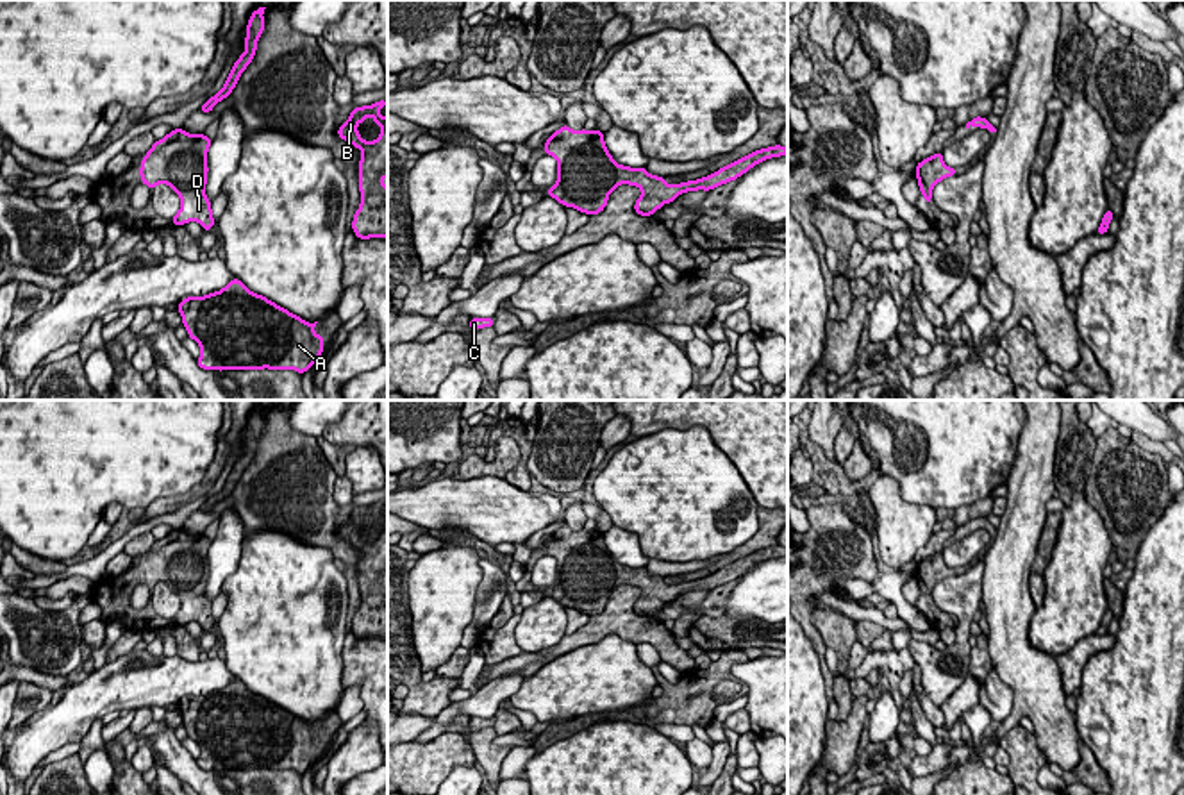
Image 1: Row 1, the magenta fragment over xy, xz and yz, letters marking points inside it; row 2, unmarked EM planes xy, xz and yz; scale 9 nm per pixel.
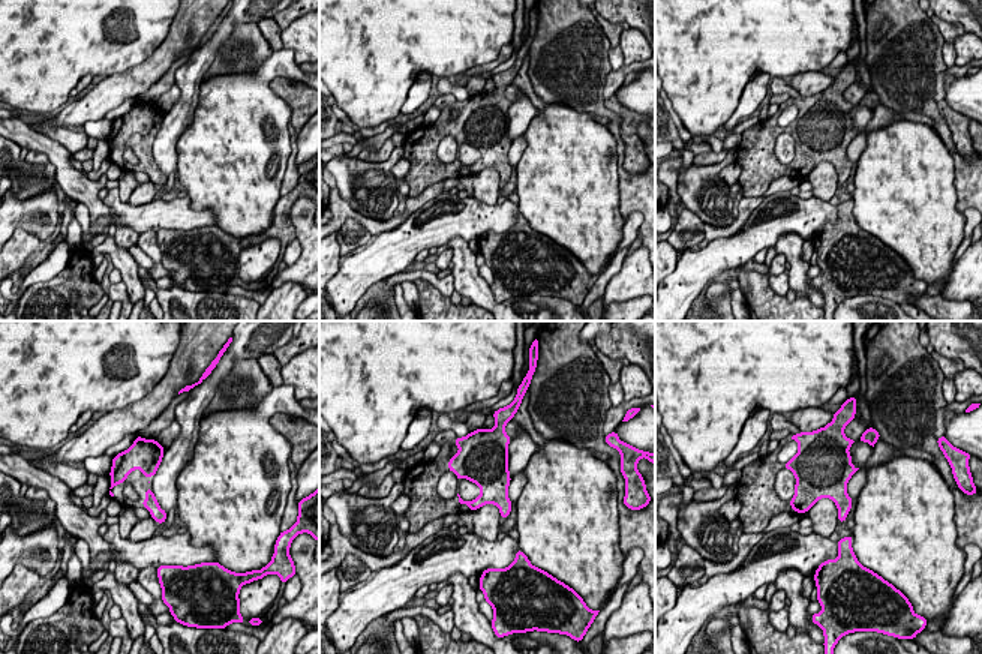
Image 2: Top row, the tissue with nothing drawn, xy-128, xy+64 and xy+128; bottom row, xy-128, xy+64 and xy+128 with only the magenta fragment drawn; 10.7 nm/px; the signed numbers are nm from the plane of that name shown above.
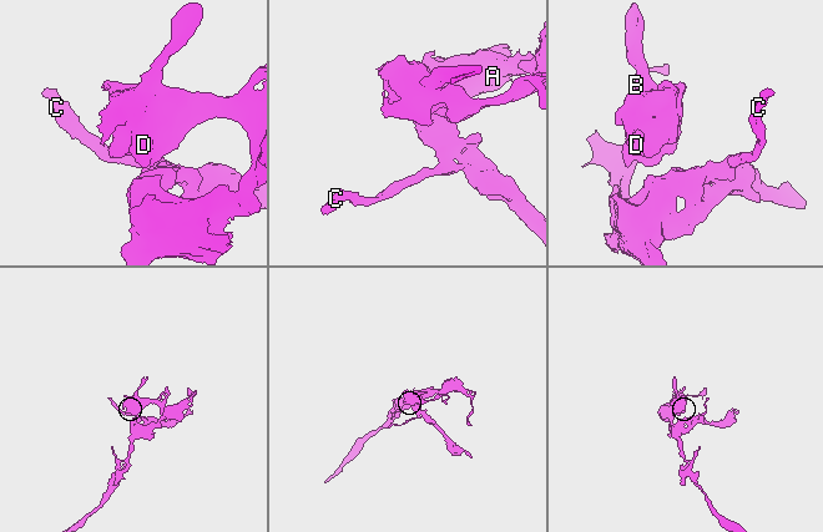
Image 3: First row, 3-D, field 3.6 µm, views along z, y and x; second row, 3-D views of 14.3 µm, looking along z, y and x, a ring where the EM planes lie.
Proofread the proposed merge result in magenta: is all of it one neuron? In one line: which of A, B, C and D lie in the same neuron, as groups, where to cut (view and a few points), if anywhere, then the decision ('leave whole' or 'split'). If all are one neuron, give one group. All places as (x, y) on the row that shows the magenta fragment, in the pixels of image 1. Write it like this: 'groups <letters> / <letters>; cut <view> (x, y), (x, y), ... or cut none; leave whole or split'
groups A B C D; cut none; leave whole

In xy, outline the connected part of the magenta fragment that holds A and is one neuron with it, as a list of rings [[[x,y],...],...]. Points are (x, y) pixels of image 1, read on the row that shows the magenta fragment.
[[[232,279],[220,291],[204,297],[186,297],[177,311],[188,336],[200,347],[196,364],[202,370],[295,370],[305,373],[323,354],[323,334],[316,334],[318,322],[309,323],[263,295],[250,291],[239,279]]]

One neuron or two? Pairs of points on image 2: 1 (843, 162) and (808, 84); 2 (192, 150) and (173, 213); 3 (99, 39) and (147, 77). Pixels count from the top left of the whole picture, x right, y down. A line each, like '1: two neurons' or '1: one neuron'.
1: two neurons
2: two neurons
3: two neurons

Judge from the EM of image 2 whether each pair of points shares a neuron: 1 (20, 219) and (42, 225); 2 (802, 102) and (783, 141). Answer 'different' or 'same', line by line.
1: same
2: different

